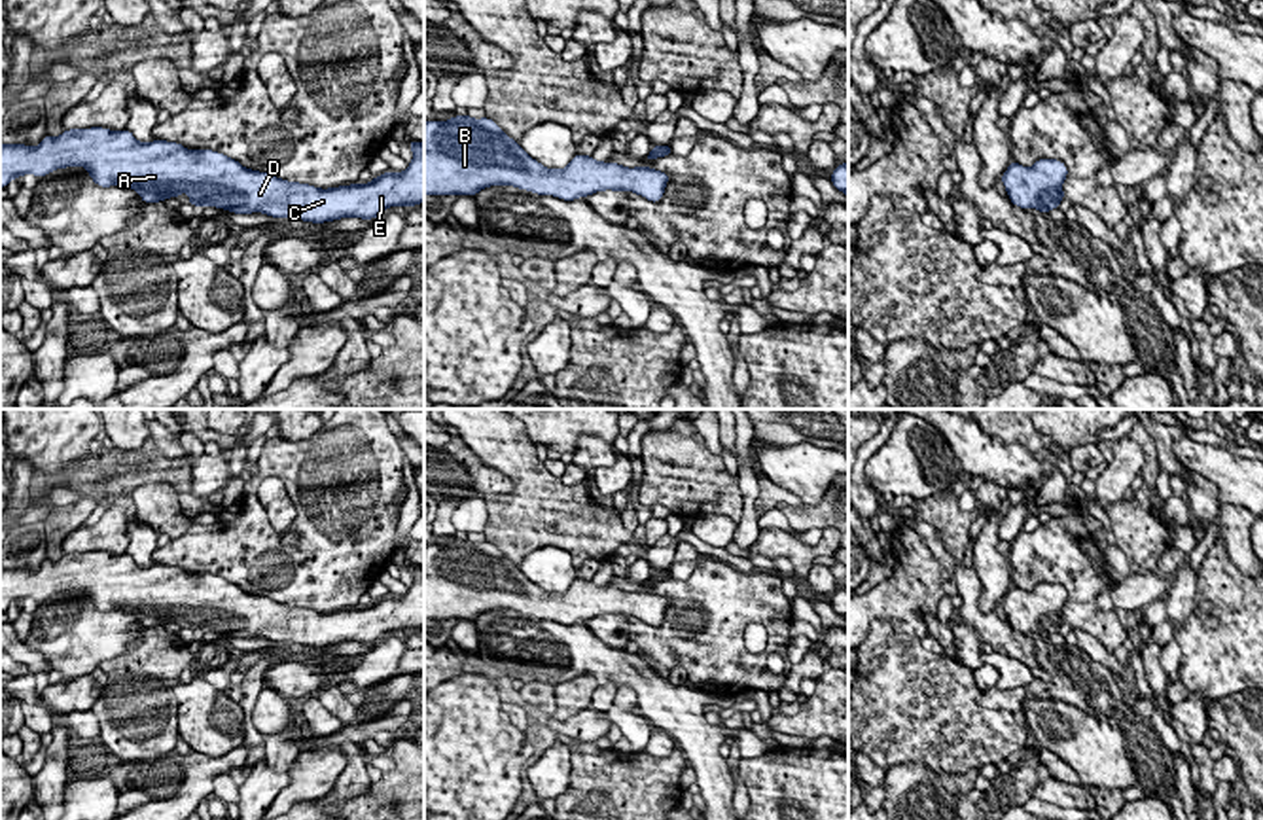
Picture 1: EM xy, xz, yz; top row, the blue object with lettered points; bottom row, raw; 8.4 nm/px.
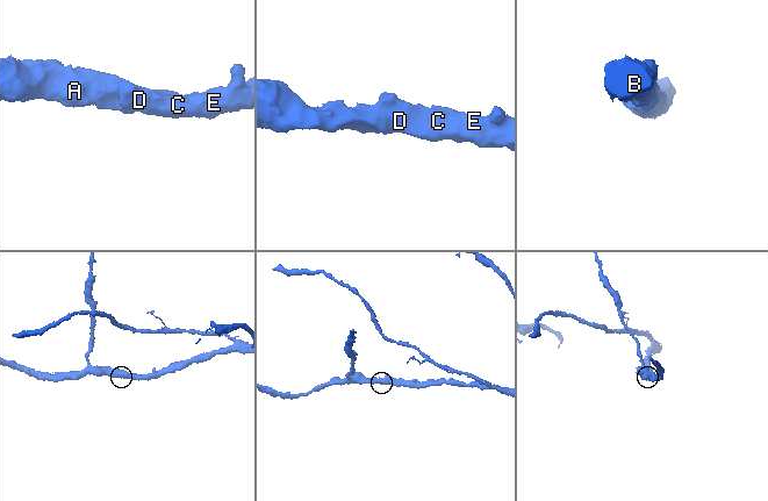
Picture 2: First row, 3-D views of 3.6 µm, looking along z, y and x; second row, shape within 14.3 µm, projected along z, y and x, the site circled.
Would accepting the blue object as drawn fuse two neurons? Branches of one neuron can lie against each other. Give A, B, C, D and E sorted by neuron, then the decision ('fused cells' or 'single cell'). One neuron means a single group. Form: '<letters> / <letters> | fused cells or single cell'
A B C D E | single cell

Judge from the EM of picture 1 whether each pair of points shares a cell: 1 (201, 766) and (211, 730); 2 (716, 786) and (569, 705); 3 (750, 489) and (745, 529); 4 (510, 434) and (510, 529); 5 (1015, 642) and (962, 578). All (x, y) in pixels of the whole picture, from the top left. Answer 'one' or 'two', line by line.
1: two
2: two
3: one
4: one
5: one

